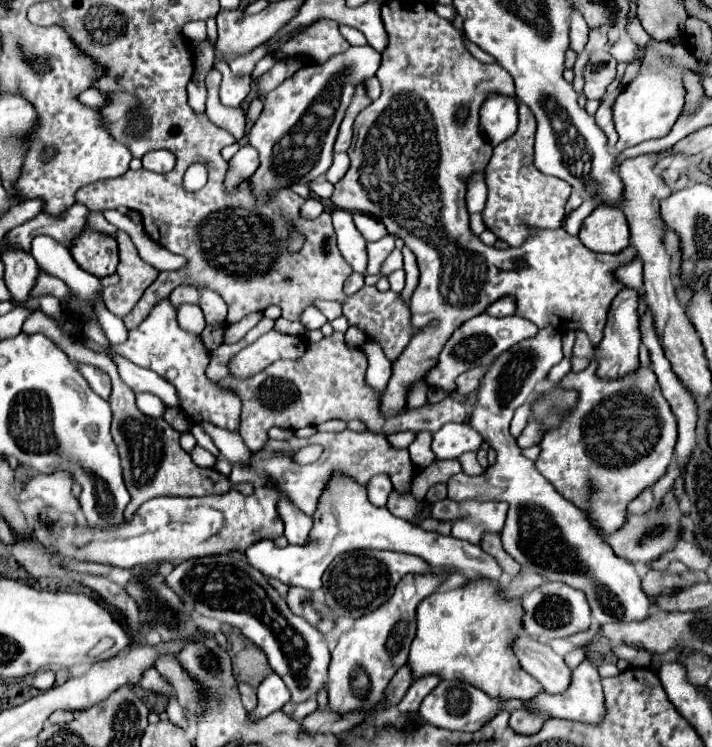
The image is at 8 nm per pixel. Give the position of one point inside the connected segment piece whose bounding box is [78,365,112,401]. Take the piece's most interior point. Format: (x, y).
(99, 381)

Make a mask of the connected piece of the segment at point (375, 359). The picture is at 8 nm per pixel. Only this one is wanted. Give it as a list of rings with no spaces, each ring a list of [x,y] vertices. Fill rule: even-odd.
[[[368,341],[362,345],[366,357],[368,357],[368,373],[366,373],[366,385],[374,391],[382,391],[392,375],[392,363],[386,359],[382,347],[376,341]]]

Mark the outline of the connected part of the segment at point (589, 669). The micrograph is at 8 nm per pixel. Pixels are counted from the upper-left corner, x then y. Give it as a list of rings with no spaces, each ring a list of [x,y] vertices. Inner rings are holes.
[[[586,657],[574,671],[572,671],[572,683],[564,695],[548,695],[544,693],[534,707],[540,707],[542,711],[548,711],[552,717],[586,723],[586,725],[598,725],[604,721],[606,705],[604,705],[604,693],[602,693],[602,677],[598,675],[596,665]]]

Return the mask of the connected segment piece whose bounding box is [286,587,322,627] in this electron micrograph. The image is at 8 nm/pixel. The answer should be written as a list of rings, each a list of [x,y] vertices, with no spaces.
[[[290,587],[286,603],[290,607],[292,613],[304,617],[310,625],[318,625],[320,623],[320,613],[314,609],[314,593],[308,589],[300,589],[300,587]]]

